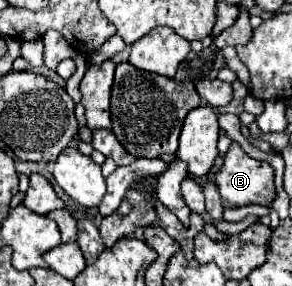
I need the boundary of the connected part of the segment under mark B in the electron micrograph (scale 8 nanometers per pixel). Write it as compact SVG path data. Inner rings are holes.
M238 143L230 145L230 149L226 153L226 159L224 159L224 167L214 177L214 183L218 185L224 209L242 207L242 205L270 205L276 197L274 169L270 167L270 163L252 159Z

